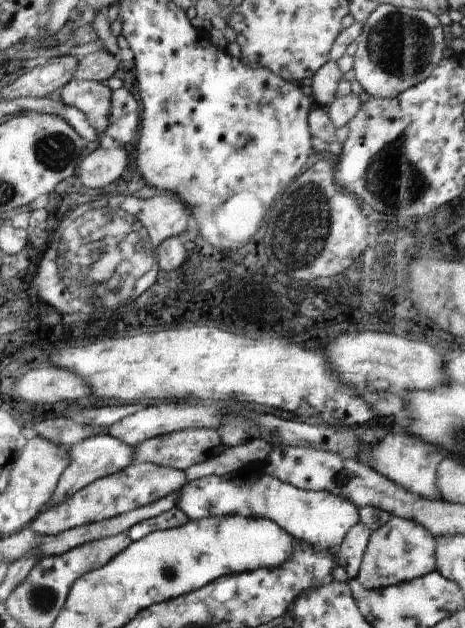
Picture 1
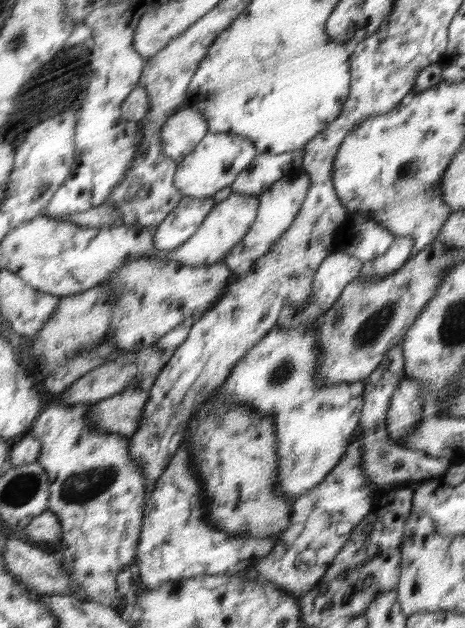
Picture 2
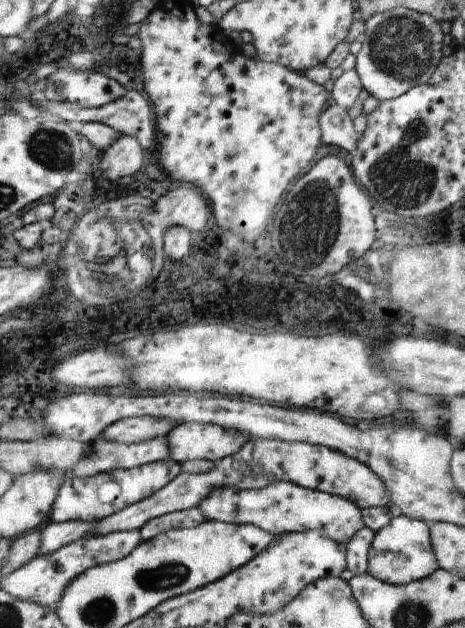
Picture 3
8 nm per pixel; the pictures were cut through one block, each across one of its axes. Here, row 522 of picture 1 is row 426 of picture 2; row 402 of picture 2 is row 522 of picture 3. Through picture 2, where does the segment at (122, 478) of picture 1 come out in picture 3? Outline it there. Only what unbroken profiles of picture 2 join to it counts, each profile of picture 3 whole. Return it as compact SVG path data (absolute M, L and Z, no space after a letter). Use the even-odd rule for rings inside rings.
M168 458L135 469L116 469L86 478L74 477L69 474L55 502L55 508L50 514L50 521L65 523L84 520L94 523L158 493L163 486L174 481L181 472L182 464Z

